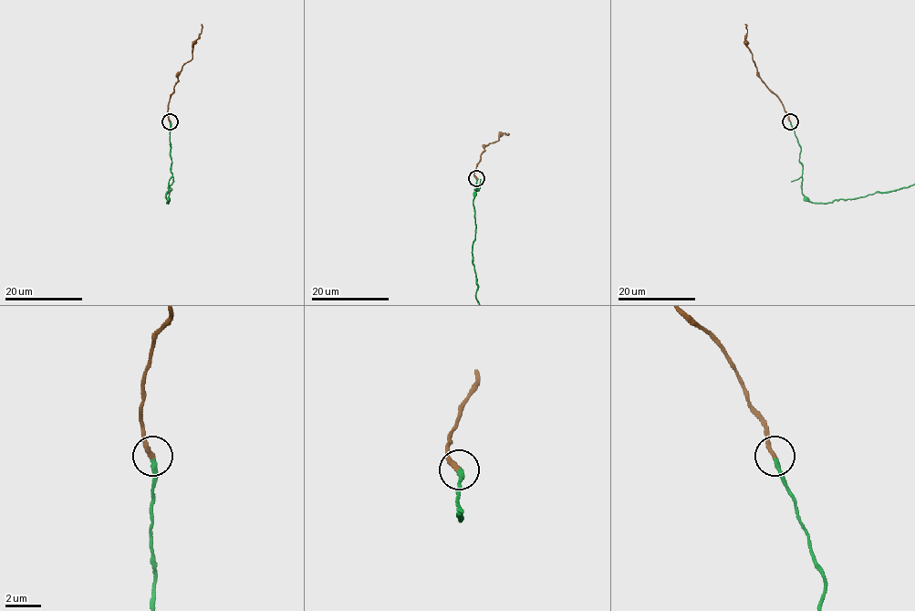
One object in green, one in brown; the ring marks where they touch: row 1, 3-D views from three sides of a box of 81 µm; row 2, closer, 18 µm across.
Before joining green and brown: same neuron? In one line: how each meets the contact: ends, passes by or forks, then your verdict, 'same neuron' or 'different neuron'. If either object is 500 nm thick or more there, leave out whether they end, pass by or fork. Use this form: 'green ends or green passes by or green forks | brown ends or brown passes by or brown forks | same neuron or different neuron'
green ends | brown ends | same neuron

